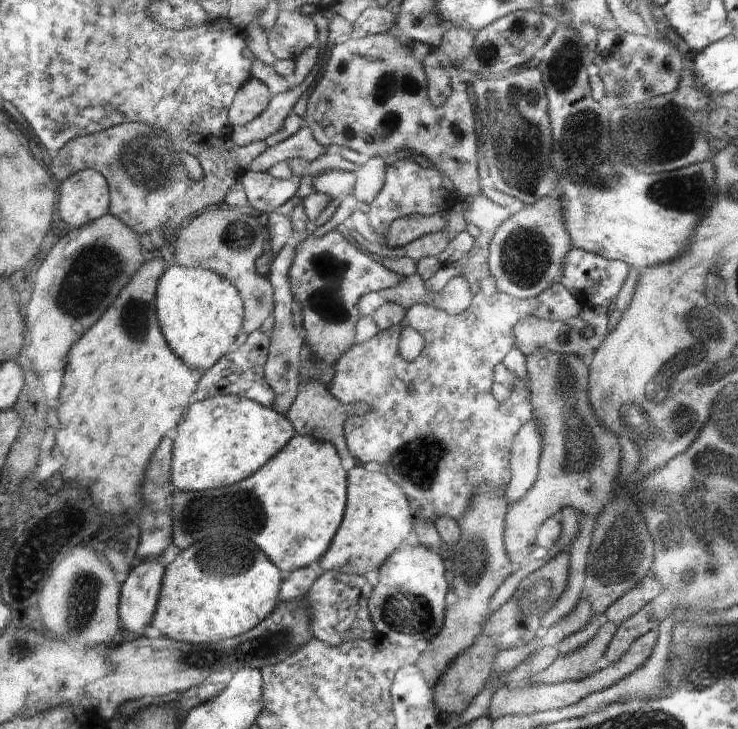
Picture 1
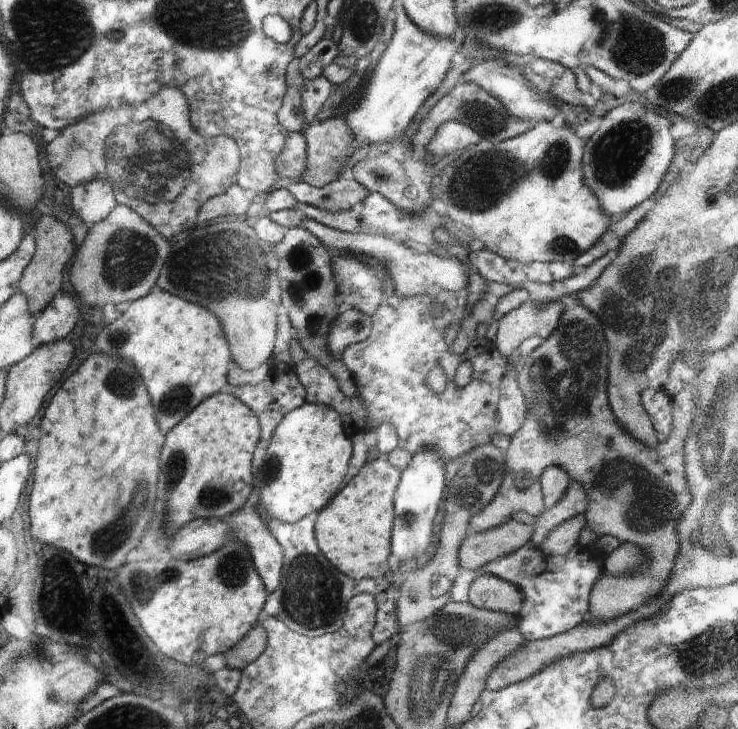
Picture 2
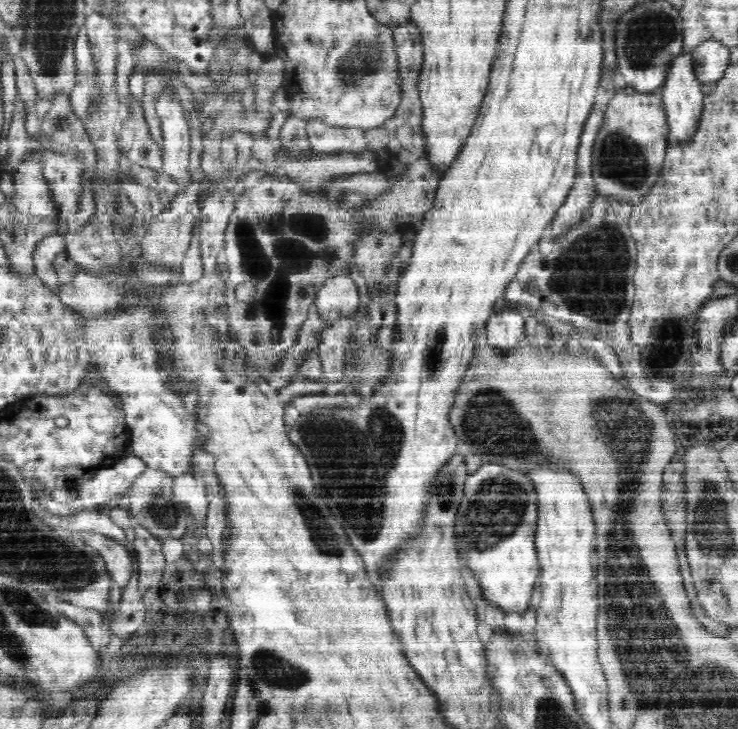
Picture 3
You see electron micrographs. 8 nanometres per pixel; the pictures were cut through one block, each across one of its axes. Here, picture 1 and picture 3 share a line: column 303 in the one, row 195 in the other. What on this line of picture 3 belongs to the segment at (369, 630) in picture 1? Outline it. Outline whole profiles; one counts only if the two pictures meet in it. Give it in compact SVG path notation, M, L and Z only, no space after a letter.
M602 195L592 198L592 204L588 208L588 216L584 216L578 226L572 231L566 232L564 237L558 239L544 238L538 246L532 247L515 278L508 284L504 298L508 307L517 304L538 314L546 314L558 320L568 322L576 327L585 328L594 336L606 336L606 344L614 348L614 358L620 360L622 374L628 378L628 388L634 390L641 398L646 398L654 404L670 402L680 394L680 386L668 384L664 386L662 378L654 378L654 382L644 376L644 370L640 366L640 354L636 354L636 345L631 340L628 322L631 313L631 304L634 302L635 284L633 276L636 270L637 247L629 232L628 218L631 215L632 204L628 202L613 201L612 198Z

